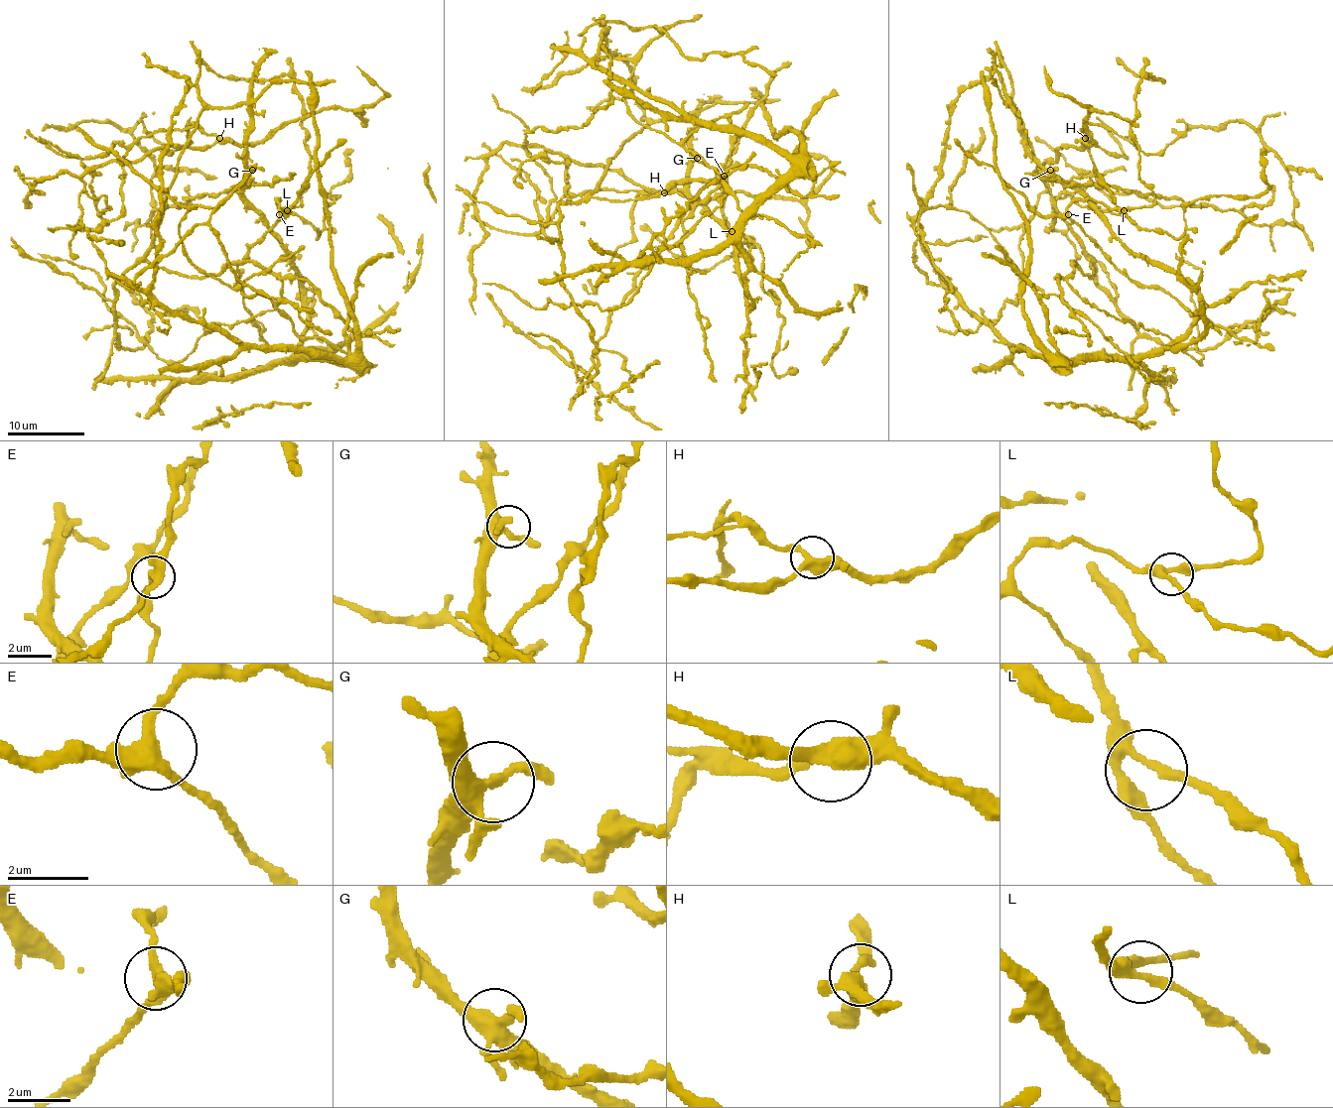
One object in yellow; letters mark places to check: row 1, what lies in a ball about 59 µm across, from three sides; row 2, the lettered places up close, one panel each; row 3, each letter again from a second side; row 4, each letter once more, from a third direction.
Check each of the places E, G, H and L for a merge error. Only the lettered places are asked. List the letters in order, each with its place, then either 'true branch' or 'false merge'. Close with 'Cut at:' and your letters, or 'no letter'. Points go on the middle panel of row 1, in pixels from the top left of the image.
E: (724, 176) | true branch
G: (697, 158) | true branch
H: (664, 192) | true branch
L: (732, 231) | true branch
Cut at: no letter

